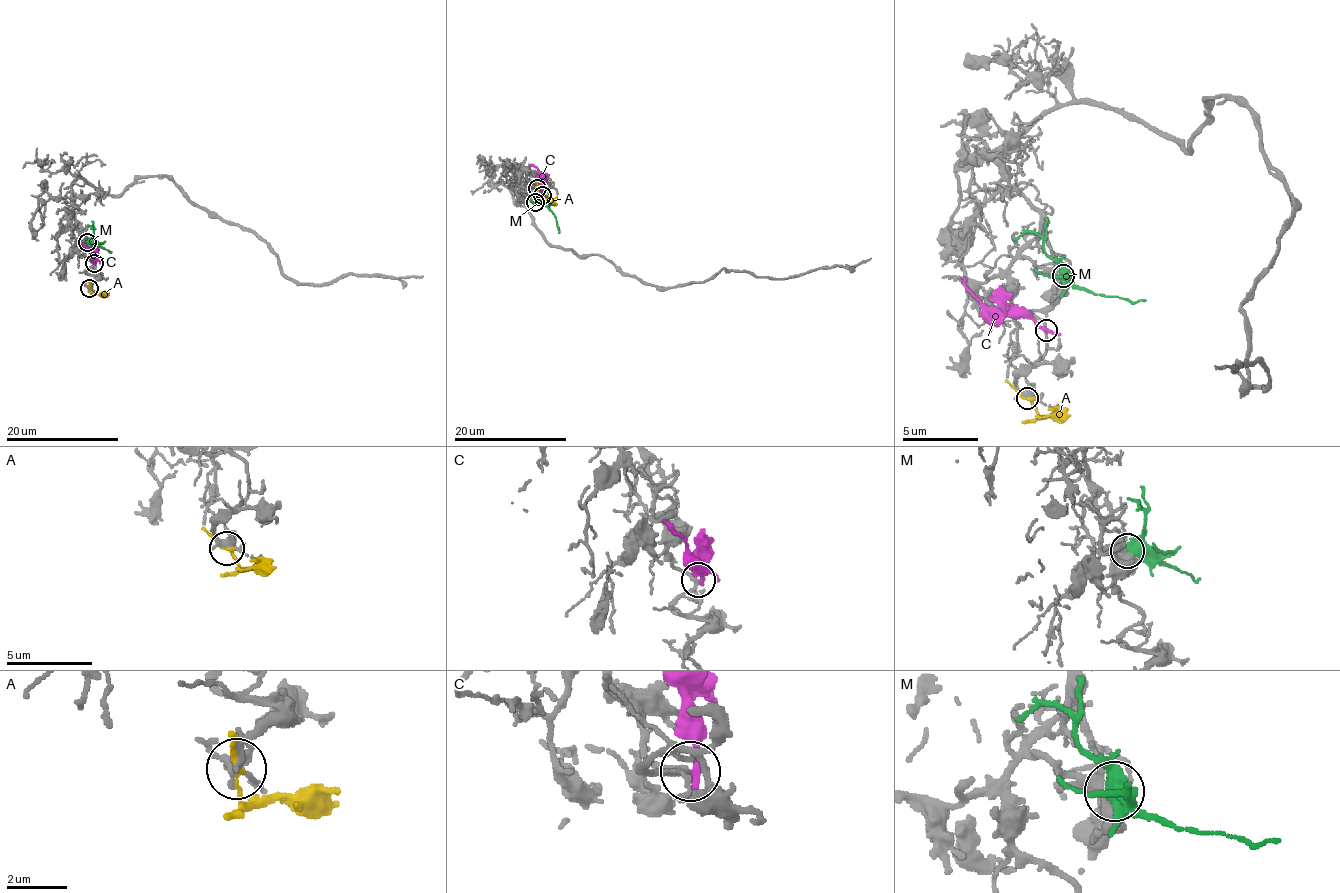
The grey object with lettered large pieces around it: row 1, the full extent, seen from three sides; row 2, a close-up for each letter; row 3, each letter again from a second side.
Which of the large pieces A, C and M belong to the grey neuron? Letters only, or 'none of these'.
none of these

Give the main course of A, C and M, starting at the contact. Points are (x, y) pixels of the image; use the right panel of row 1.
A: (1026, 397), (1041, 416), (1071, 416)
C: (1045, 329), (1030, 318), (996, 318), (962, 276)
M: (1064, 276), (1071, 276), (1098, 295), (1147, 299)

